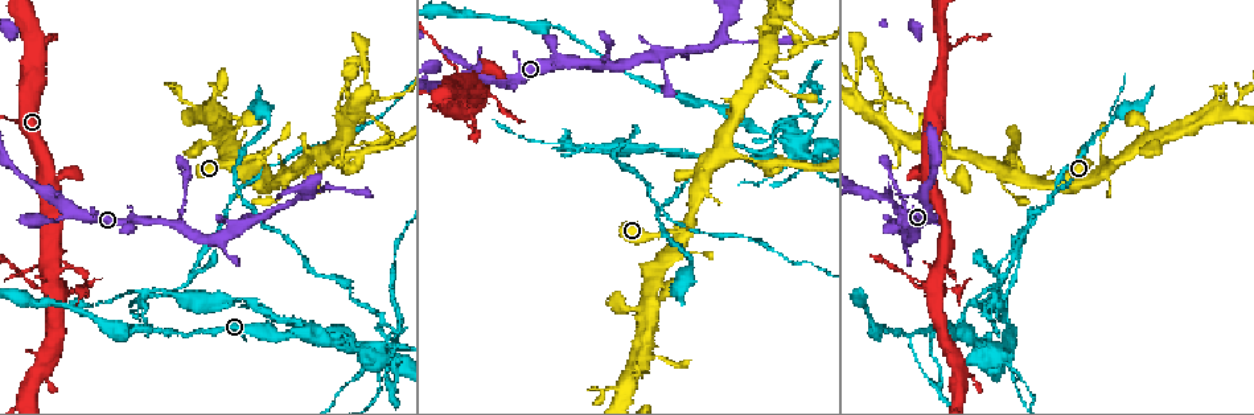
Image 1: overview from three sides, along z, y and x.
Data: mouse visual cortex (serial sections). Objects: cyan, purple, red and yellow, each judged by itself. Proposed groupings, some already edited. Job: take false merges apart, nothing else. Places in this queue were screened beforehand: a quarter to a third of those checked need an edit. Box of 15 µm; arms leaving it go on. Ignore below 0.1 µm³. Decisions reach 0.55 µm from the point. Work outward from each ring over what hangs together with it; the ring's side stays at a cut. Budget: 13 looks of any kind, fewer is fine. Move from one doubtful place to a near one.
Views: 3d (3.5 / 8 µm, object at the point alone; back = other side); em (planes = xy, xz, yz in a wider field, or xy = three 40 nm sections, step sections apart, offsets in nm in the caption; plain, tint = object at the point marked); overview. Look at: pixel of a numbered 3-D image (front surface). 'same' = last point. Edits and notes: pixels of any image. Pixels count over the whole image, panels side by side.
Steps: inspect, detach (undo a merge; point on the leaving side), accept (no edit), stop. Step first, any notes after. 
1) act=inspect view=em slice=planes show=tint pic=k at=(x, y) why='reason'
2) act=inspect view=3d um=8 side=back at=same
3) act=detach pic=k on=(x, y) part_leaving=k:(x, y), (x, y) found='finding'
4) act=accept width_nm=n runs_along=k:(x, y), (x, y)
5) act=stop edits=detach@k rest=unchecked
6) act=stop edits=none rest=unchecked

act=inspect view=3d um=3.5 pic=1 at=(46, 290) why='thin arm on a thick one'

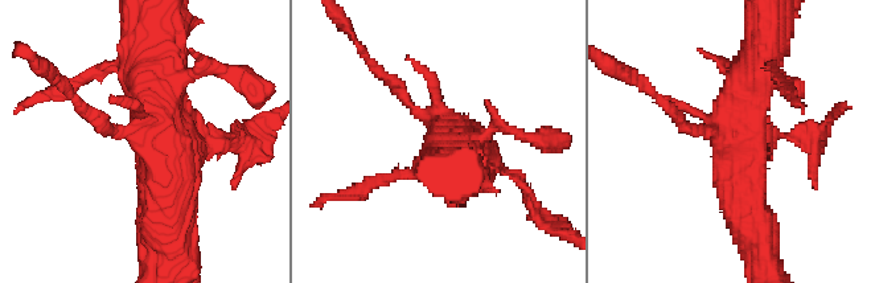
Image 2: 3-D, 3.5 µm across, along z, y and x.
act=inspect view=em slice=xy step=2 show=tint pic=2 at=(720, 133) why='need the tissue'

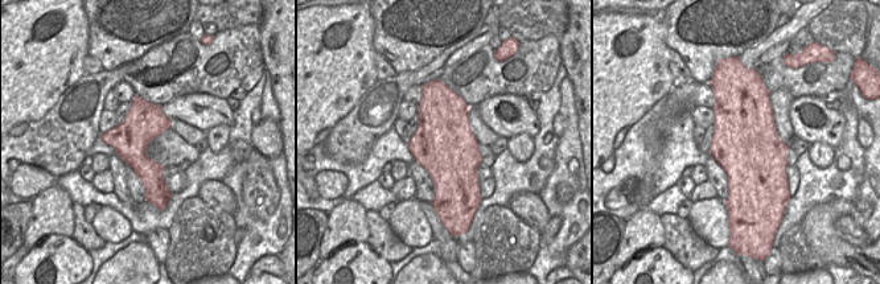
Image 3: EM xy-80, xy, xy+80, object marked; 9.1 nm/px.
act=inspect view=em slice=xy step=1 show=tint at=same why='cut it another way'

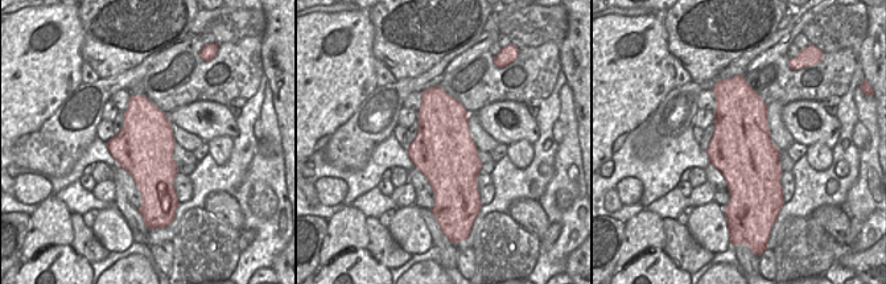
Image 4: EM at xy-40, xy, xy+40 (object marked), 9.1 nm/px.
act=accept width_nm=550 runs_along=2:(153, 69), (171, 243) found='one cell here'

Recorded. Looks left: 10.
act=inspect view=3d um=8 pic=1 at=(594, 60) why='abrupt turn'

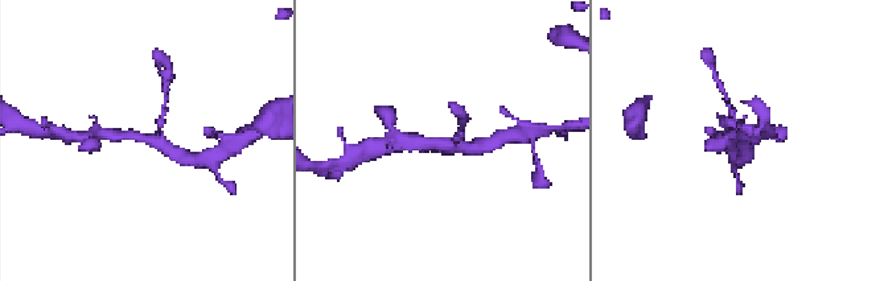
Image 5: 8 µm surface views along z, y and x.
act=inspect view=em slice=xy step=2 show=tint pic=5 at=(444, 145) why='shape alone is not enough'

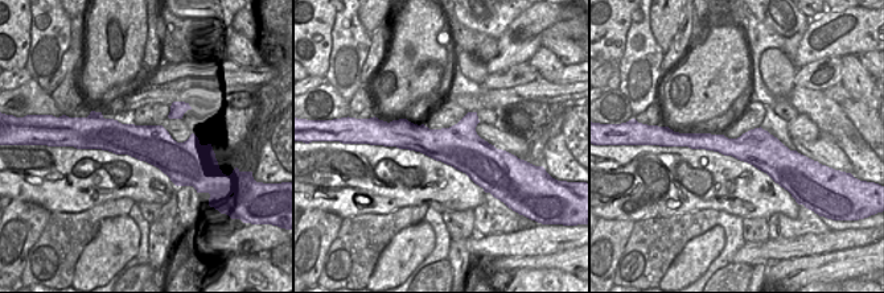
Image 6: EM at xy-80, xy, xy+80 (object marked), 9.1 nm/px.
act=accept width_nm=380 runs_along=5:(111, 133), (153, 140), (183, 158) found='all the same cell'

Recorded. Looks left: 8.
act=inspect view=3d um=3.5 side=back pic=1 at=(878, 99) why='a narrow waist'

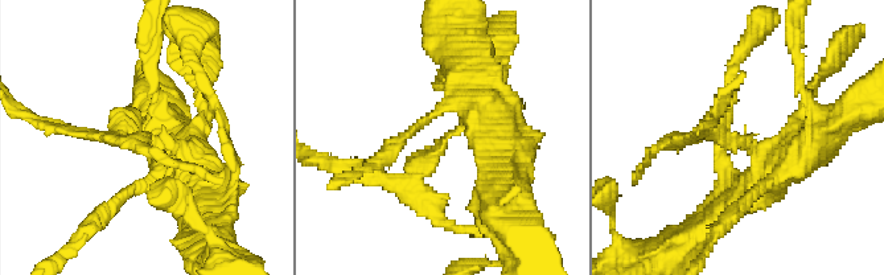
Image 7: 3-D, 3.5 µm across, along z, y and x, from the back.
act=inspect view=em slice=xy step=1 show=tint pic=7 at=(147, 133)

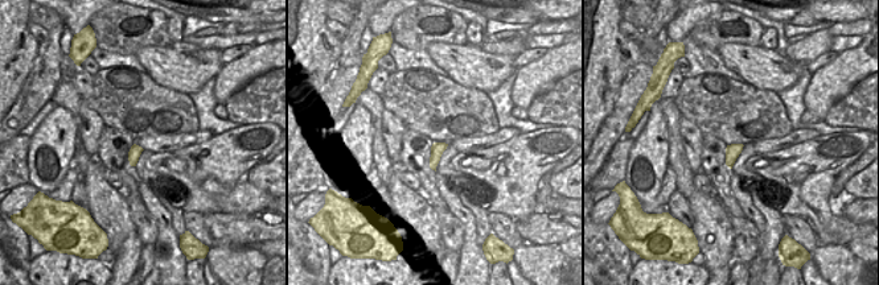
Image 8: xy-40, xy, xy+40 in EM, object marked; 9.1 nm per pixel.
act=inspect view=em slice=xy step=2 show=tint at=same

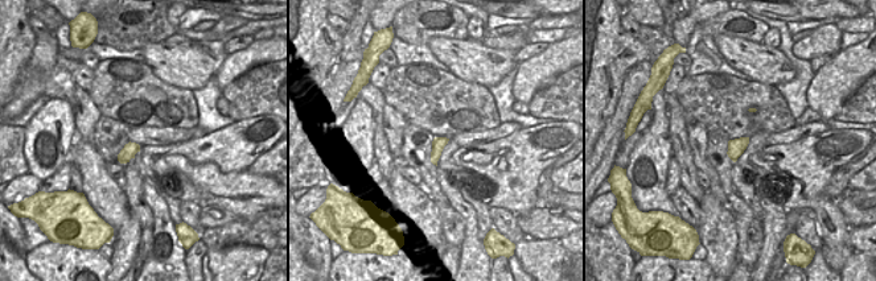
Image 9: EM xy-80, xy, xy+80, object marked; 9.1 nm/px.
act=detach pic=7 on=(61, 127) arm_widths_nm=200,450 part_leaving=7:(694, 136), (653, 148), (636, 177) found='two cells meet here'

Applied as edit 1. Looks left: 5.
act=inspect view=overview

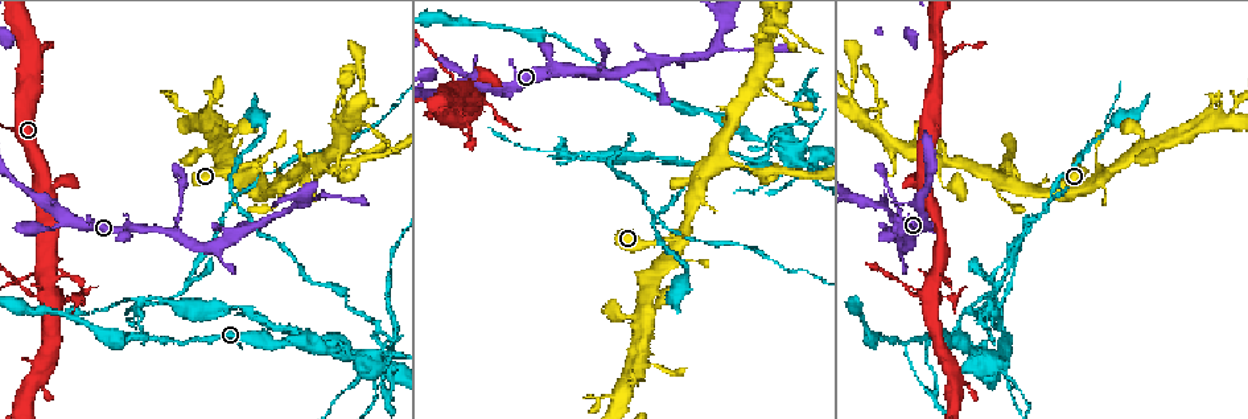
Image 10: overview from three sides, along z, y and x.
act=inspect view=3d um=8 pic=10 at=(746, 166) why='narrows sharply'

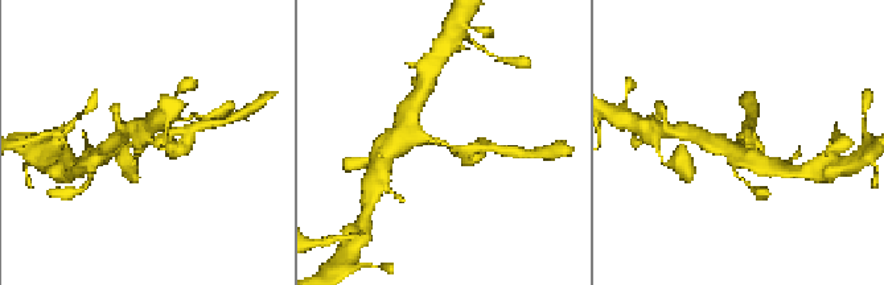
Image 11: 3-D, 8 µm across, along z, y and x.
act=inspect view=3d um=3.5 pic=11 at=(438, 140)

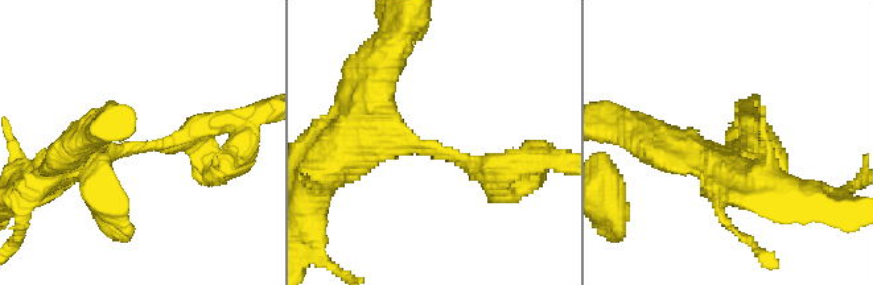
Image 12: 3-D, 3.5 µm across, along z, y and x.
act=detach pic=12 on=(490, 169) arm_widths_nm=250,400 part_leaving=12:(456, 155), (468, 165), (561, 161) found='two cells meet here'

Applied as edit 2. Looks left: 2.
act=stop edits=detach@7,detach@12 rest=unchecked

